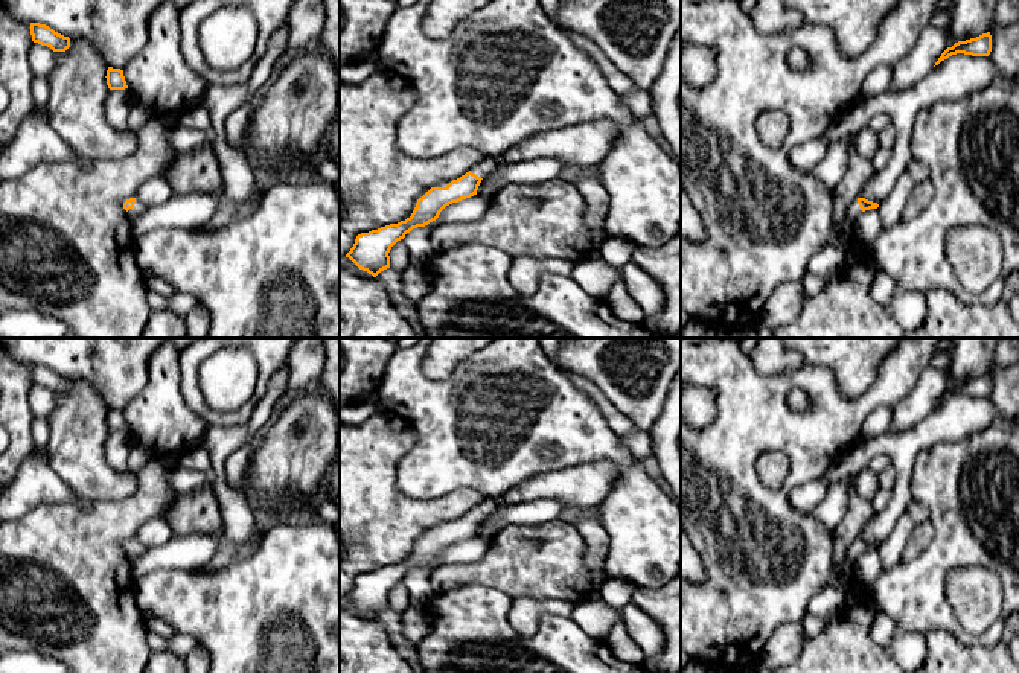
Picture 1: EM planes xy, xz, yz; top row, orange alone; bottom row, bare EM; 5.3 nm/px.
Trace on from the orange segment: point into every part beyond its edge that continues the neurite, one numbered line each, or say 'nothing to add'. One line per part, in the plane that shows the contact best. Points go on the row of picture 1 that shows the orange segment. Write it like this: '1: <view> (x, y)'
1: xy (139, 207)

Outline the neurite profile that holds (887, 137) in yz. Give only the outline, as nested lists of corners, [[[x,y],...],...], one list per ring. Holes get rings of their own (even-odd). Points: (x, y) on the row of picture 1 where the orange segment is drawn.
[[[893,125],[883,128],[880,132],[877,132],[877,142],[879,146],[888,151],[894,149],[894,143],[896,143],[896,131],[893,128]]]

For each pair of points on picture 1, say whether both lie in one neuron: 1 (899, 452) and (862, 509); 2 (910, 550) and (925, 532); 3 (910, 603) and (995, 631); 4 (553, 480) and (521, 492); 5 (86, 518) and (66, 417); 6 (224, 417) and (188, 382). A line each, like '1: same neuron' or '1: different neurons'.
1: different neurons
2: same neuron
3: same neuron
4: same neuron
5: different neurons
6: same neuron

